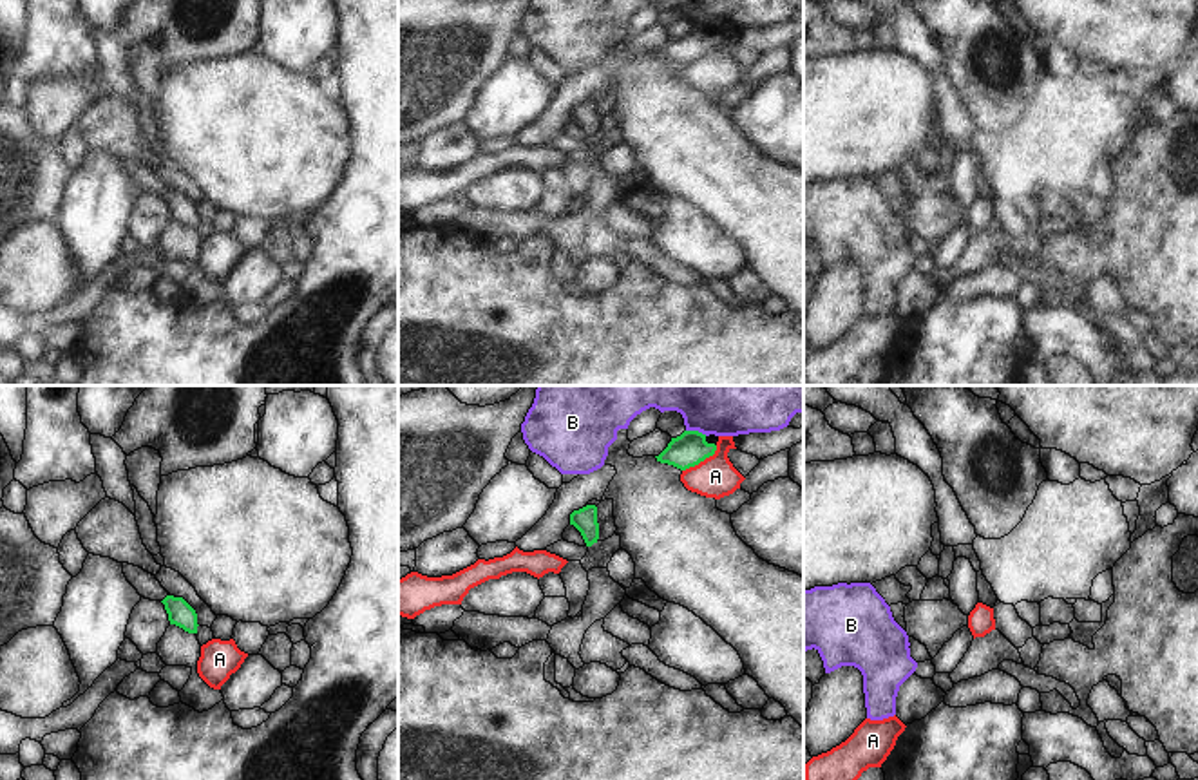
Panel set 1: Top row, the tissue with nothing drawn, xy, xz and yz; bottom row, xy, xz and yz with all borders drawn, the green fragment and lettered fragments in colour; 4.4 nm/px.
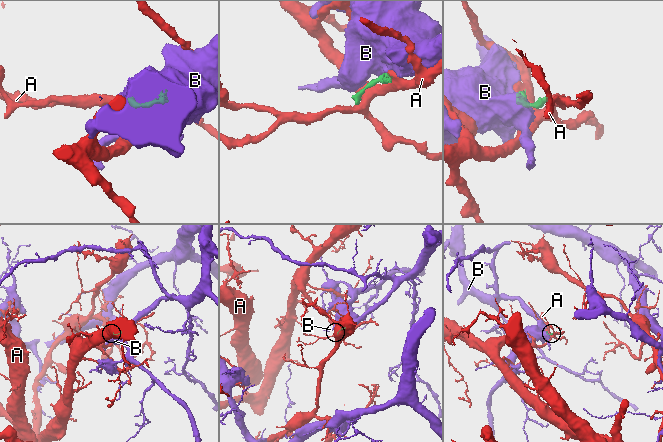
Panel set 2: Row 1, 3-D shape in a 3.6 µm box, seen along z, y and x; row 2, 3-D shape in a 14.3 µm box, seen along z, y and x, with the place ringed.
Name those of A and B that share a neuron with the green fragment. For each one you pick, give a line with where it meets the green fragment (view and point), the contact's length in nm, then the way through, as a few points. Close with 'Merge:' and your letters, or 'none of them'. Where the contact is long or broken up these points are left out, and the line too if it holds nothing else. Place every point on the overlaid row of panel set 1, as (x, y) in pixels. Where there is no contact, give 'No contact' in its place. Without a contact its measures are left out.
Merge: none of them.

